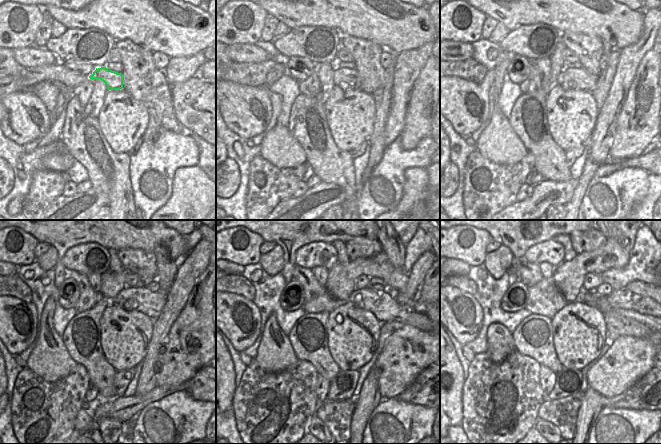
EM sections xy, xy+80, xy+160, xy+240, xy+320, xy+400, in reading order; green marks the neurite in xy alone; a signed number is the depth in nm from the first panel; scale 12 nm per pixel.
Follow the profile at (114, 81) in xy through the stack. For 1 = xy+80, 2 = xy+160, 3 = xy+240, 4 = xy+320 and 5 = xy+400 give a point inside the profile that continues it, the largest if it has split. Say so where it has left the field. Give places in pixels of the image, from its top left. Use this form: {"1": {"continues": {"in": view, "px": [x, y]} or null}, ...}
{"1": {"continues": {"in": "xy+80", "px": [345, 78]}}, "2": {"continues": {"in": "xy+160", "px": [584, 80]}}, "3": {"continues": {"in": "xy+240", "px": [142, 299]}}, "4": {"continues": {"in": "xy+320", "px": [383, 305]}}, "5": {"continues": {"in": "xy+400", "px": [591, 298]}}}

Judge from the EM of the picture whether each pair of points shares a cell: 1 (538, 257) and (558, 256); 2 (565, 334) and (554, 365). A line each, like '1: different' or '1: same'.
1: same
2: different

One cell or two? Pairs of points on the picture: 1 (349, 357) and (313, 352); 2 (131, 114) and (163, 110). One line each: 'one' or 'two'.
1: two
2: two

